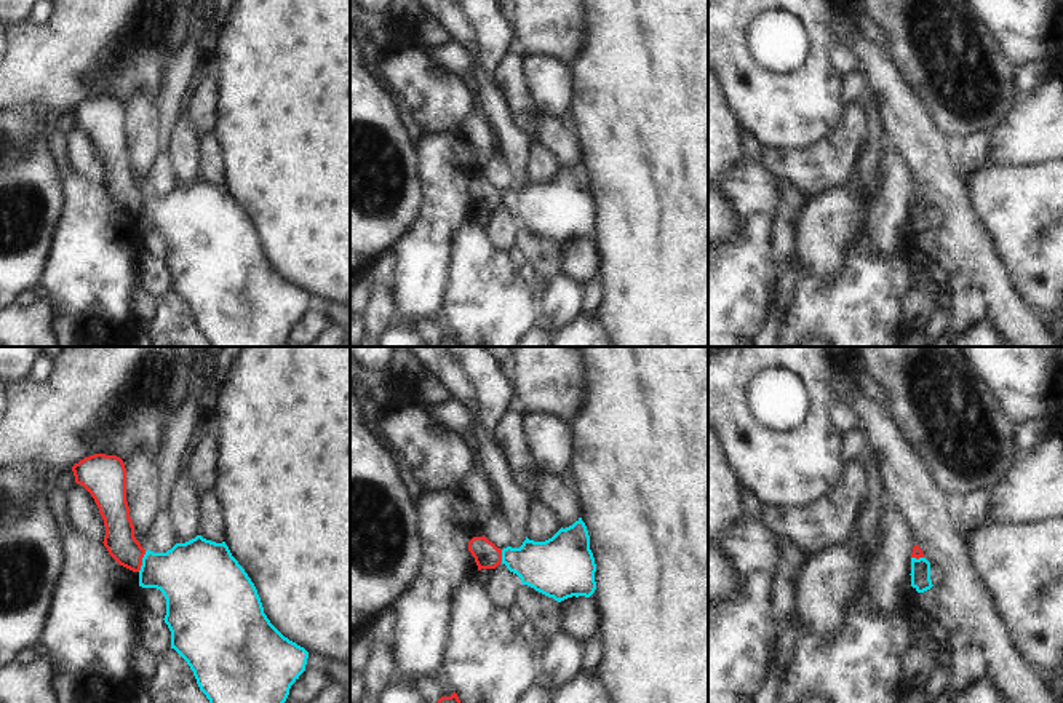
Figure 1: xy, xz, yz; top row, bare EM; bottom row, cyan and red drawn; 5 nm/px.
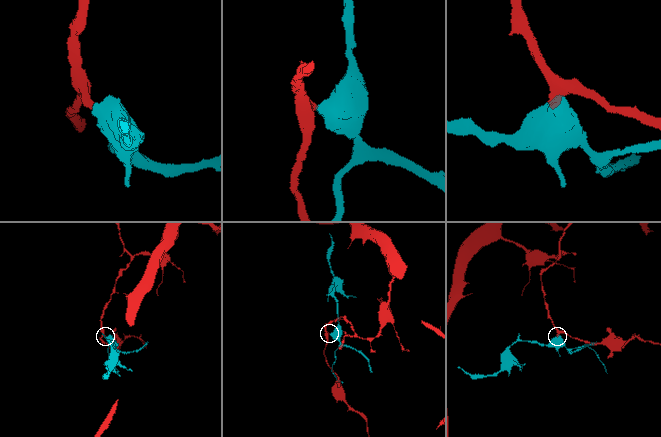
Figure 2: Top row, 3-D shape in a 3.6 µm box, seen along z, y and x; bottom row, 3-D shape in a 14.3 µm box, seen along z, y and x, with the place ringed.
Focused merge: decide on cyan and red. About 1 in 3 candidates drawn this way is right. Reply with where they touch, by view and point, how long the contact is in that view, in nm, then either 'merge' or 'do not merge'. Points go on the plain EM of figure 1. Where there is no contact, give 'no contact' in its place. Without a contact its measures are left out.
xy (143, 203) | 110 nm | do not merge

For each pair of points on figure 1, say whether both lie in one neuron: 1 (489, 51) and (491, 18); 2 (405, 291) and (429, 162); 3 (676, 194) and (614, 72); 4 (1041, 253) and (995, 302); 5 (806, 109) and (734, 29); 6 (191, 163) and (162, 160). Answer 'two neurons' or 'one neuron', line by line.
1: one neuron
2: one neuron
3: one neuron
4: two neurons
5: one neuron
6: two neurons

